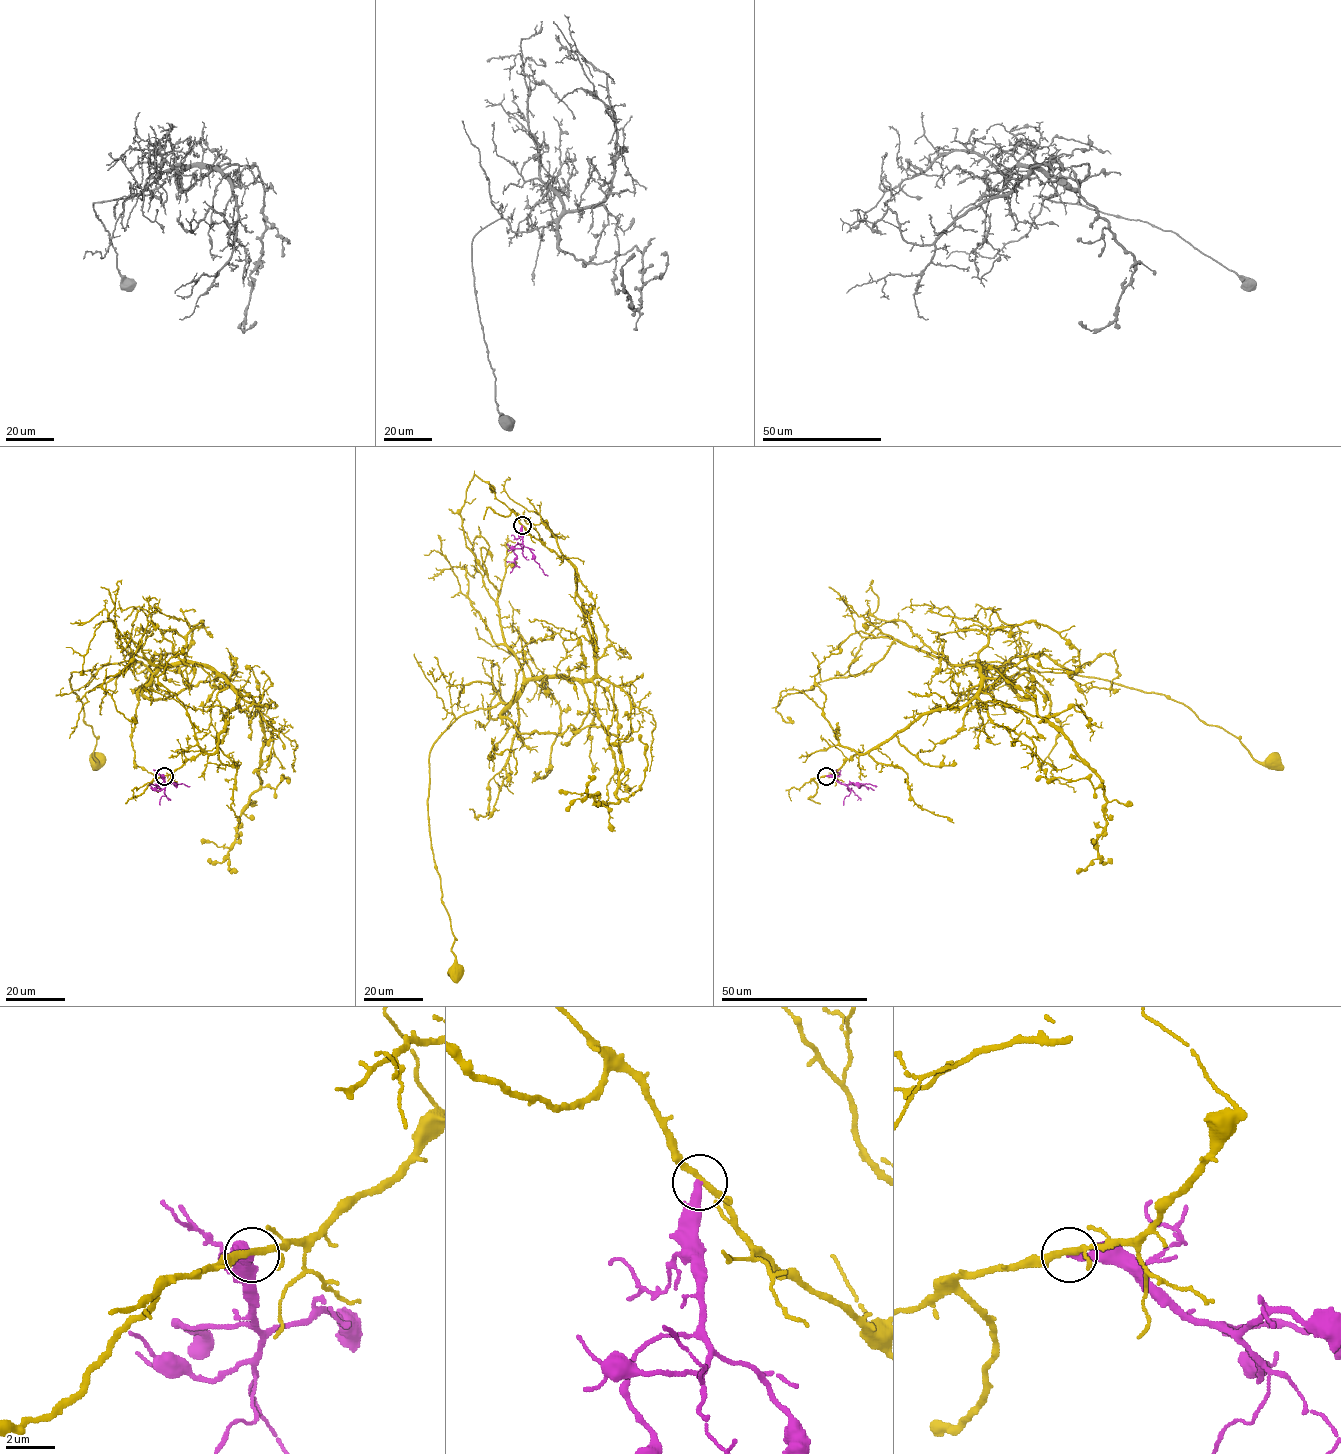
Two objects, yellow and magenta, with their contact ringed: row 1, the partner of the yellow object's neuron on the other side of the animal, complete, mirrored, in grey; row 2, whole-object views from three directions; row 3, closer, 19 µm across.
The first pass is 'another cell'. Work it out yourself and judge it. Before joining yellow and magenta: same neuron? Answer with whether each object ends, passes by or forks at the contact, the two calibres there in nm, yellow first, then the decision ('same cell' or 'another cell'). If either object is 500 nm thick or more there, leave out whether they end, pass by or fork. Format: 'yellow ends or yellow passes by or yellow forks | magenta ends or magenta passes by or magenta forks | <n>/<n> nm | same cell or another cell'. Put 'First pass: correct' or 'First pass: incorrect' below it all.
yellow passes by | magenta ends | 240/320 nm | another cell
First pass: correct

